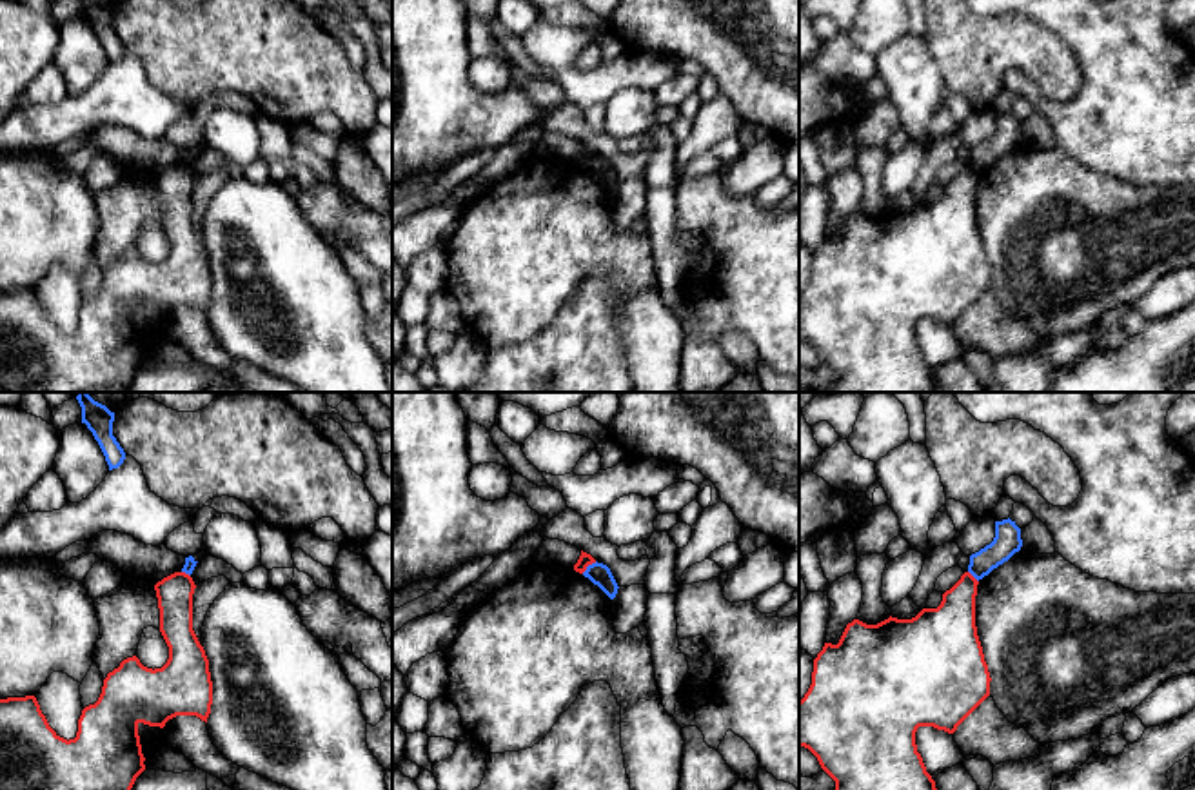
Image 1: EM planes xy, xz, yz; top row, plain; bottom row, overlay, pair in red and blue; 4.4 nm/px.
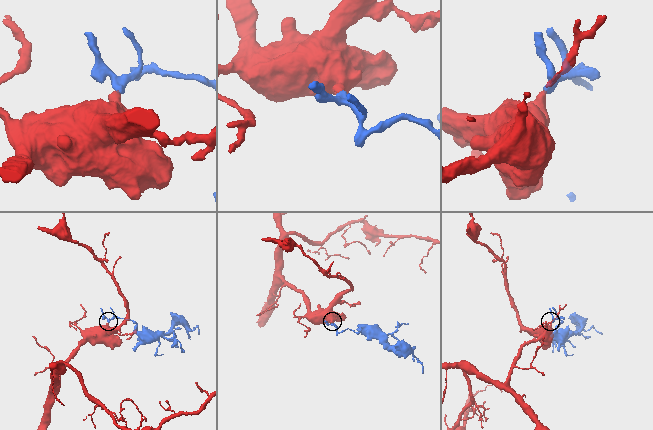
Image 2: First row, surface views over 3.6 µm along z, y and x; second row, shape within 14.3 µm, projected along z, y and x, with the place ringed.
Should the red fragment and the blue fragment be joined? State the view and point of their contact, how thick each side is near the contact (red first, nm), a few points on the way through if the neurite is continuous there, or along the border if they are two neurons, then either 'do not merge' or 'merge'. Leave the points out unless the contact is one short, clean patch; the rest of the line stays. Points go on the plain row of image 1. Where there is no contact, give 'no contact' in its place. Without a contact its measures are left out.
meets red in xz at (589, 157); 60 nm thick on the red side, 100 nm on the other; border along xz (596, 155), (582, 166); do not merge

